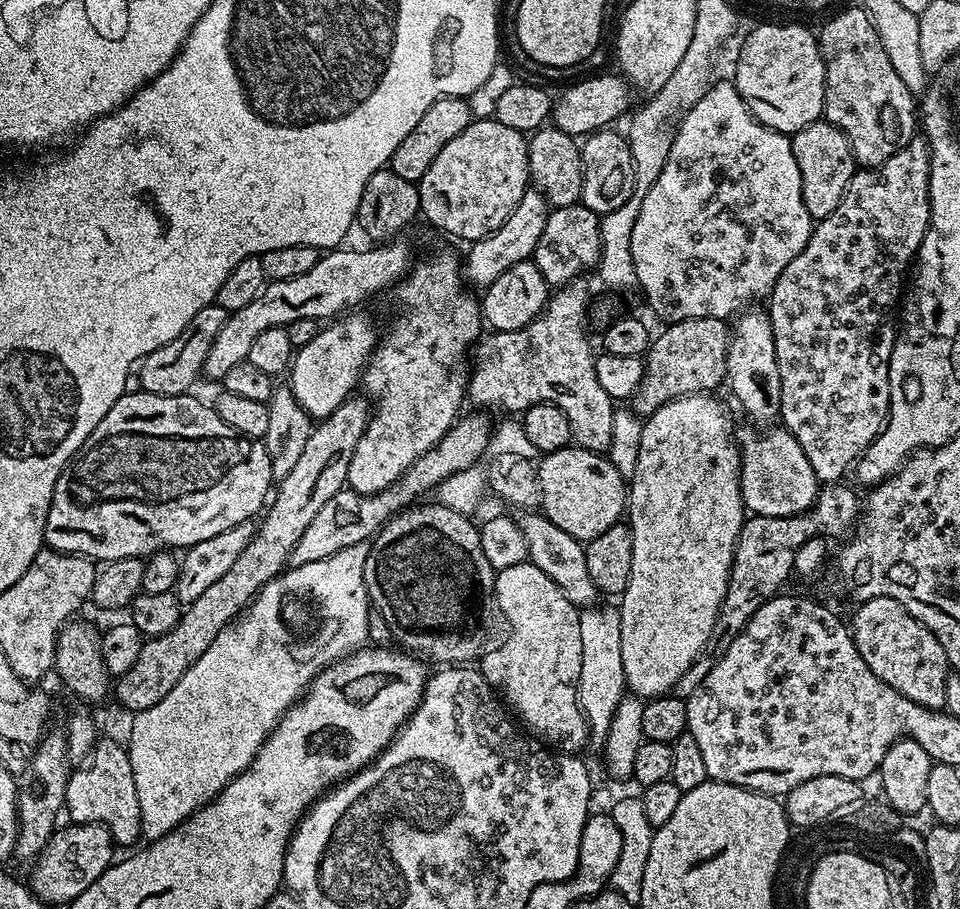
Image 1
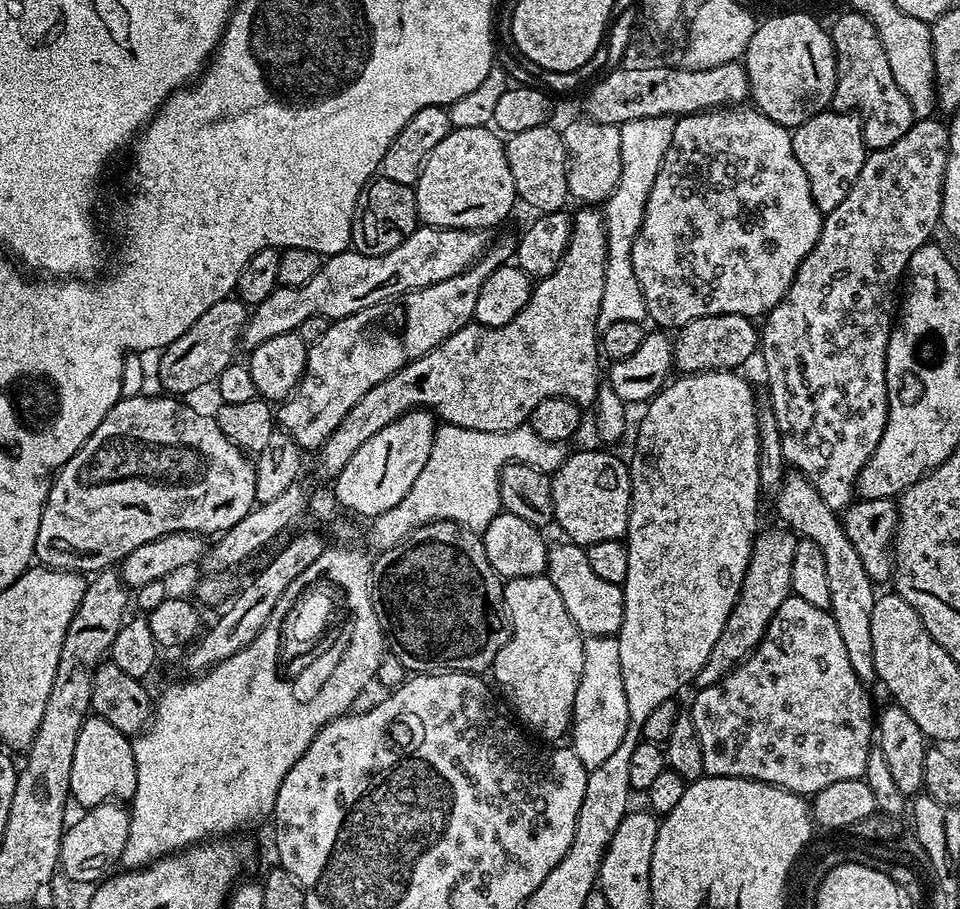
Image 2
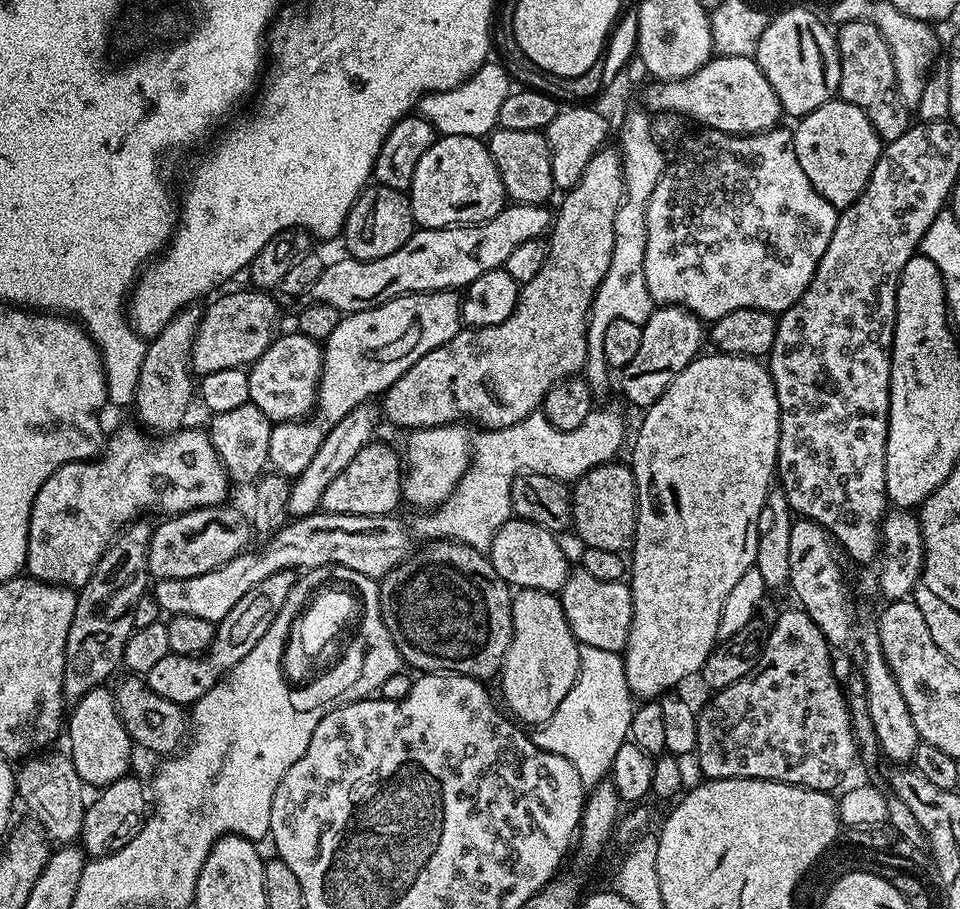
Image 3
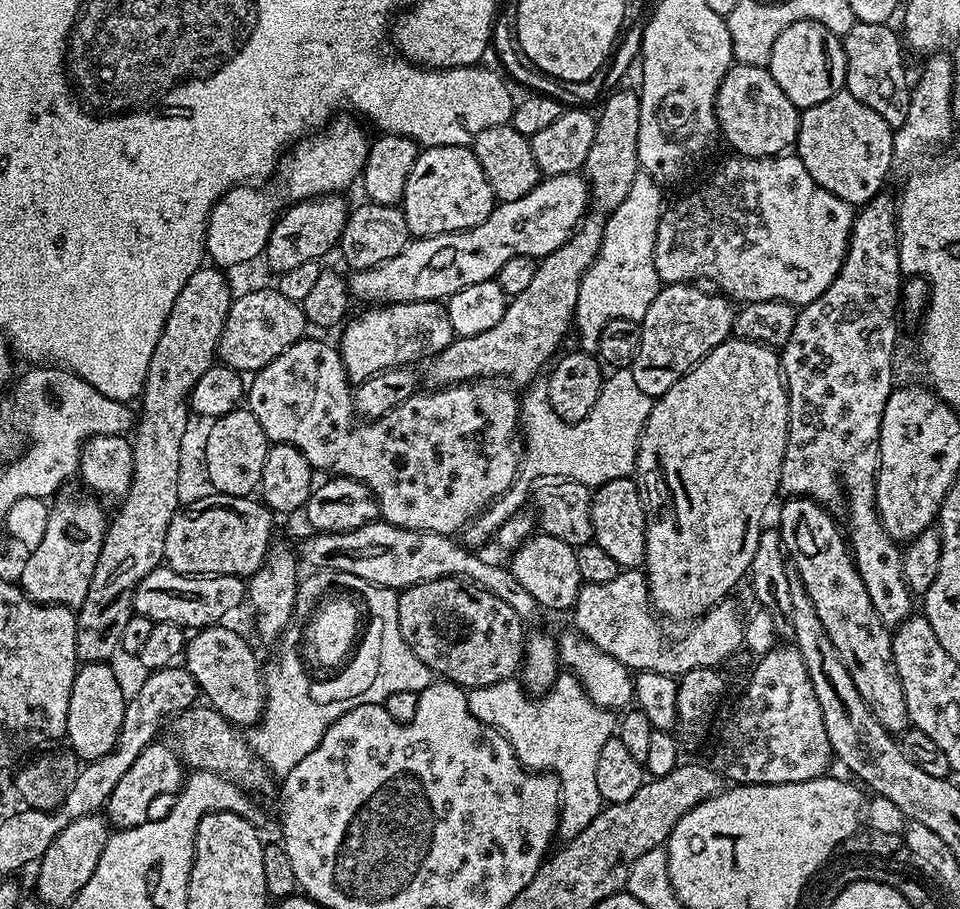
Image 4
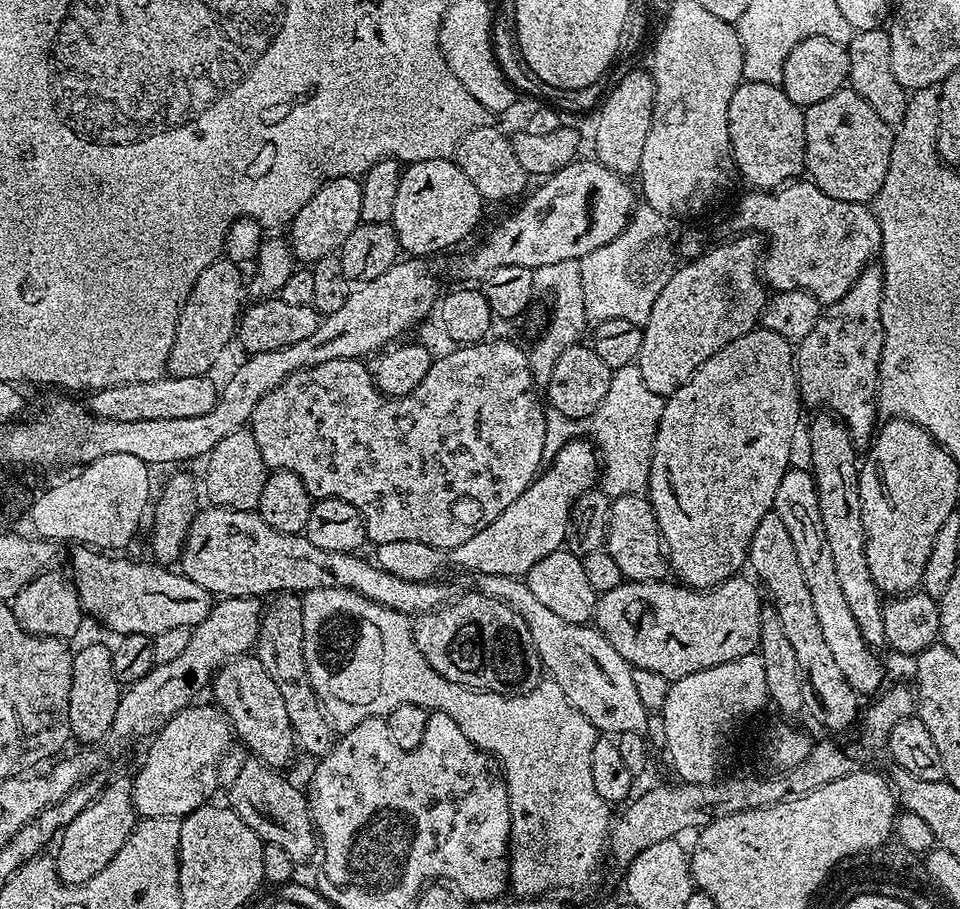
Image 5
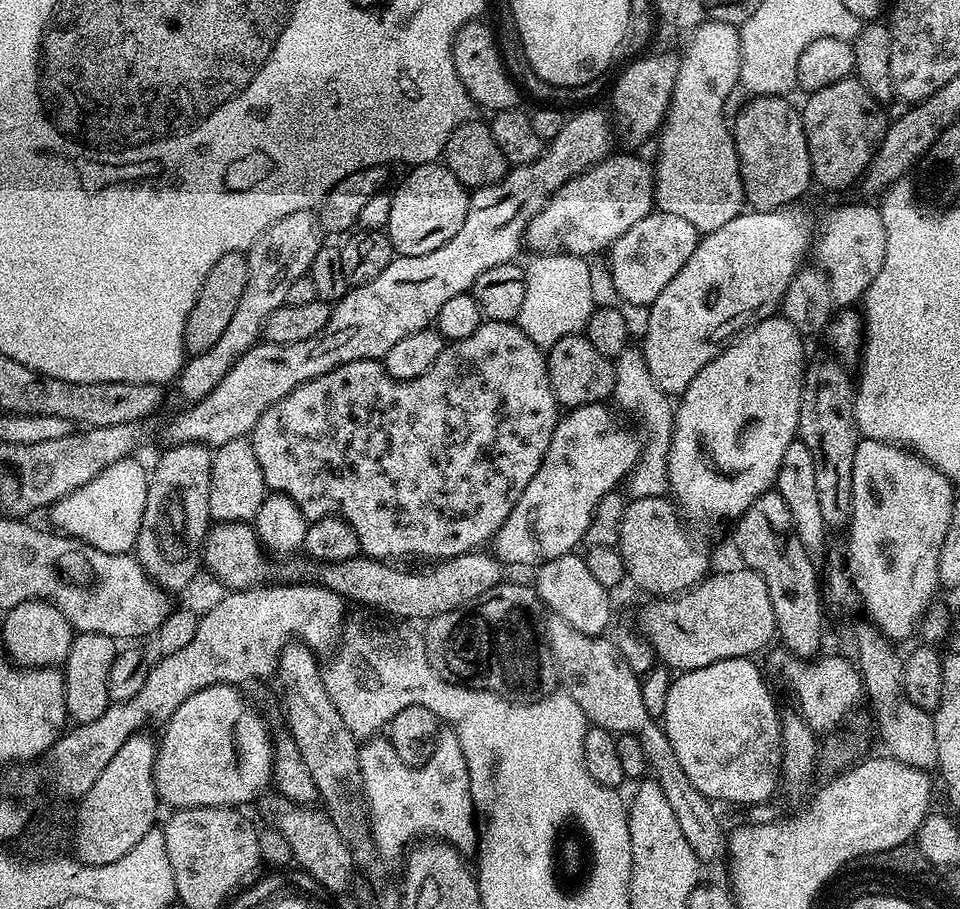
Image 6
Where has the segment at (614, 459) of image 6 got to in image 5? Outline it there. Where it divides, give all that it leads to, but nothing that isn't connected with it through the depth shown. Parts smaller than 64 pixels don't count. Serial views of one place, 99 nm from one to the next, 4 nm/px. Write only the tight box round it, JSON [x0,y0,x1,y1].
[375,438,598,580]

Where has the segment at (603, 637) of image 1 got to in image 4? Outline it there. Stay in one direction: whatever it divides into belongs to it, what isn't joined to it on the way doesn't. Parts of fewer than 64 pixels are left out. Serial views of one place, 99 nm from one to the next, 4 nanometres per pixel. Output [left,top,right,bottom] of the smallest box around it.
[468,670,618,836]

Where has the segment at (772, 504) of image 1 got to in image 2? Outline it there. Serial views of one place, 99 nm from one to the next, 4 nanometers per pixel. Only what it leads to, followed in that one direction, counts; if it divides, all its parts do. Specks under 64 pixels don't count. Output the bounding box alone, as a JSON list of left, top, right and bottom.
[774,474,878,686]

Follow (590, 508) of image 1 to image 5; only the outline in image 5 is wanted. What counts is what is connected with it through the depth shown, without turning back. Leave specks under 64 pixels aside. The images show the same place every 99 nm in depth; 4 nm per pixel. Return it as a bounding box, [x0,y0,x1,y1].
[606,494,666,581]

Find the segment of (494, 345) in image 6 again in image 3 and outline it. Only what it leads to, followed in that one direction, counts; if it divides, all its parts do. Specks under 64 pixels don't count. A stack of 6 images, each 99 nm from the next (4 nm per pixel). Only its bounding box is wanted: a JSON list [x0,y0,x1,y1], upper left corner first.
[247,330,470,510]

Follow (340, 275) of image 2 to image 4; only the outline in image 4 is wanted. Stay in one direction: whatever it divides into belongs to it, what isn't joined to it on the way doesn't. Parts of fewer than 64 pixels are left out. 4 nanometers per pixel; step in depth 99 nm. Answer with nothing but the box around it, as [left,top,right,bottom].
[347,172,590,306]

